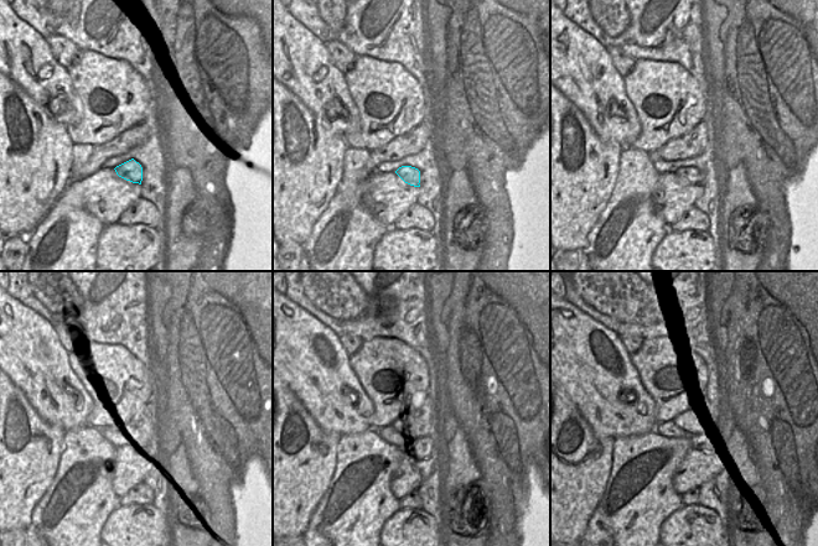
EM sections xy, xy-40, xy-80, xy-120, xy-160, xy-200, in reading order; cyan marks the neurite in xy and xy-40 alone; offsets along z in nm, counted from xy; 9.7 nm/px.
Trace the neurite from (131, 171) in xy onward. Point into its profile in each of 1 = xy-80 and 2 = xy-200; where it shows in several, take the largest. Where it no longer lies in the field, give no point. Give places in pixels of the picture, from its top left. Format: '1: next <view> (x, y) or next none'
1: next xy-80 (690, 173)
2: next xy-200 (705, 442)

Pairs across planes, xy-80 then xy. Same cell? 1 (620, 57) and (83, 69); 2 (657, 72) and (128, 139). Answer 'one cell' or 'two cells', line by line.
1: two cells
2: two cells

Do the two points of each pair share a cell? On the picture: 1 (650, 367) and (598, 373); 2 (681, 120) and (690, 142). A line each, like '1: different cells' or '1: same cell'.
1: different cells
2: different cells

